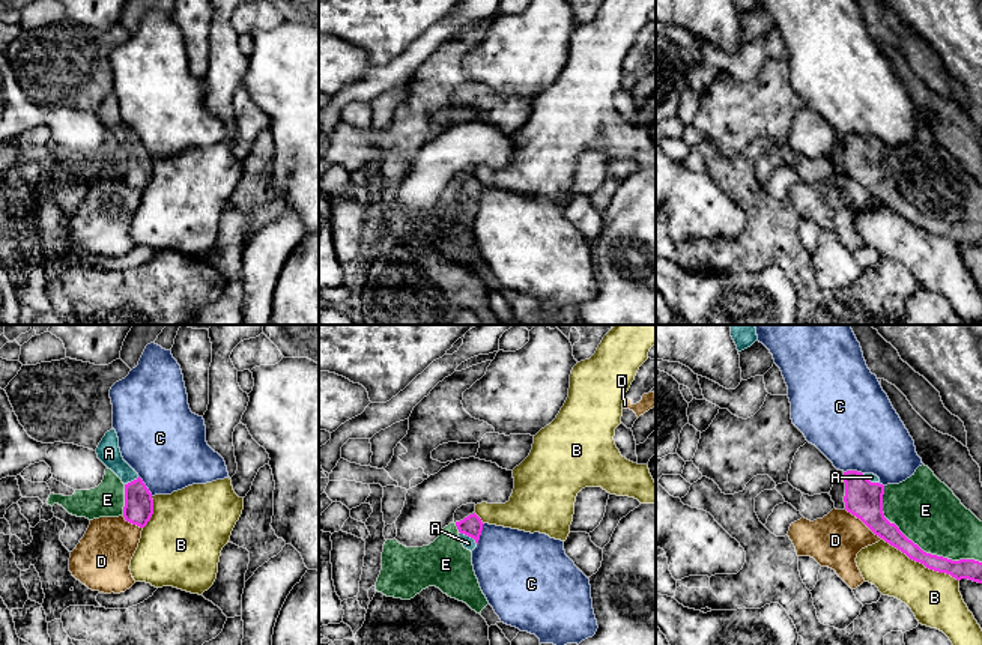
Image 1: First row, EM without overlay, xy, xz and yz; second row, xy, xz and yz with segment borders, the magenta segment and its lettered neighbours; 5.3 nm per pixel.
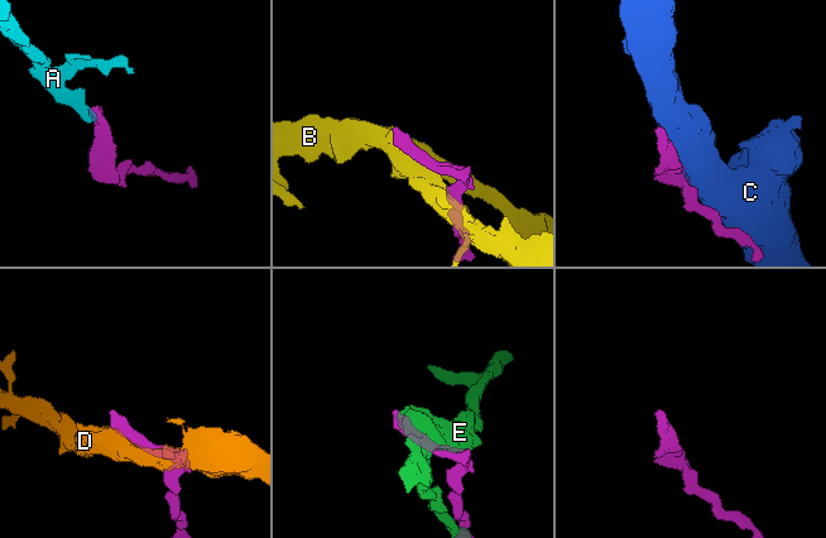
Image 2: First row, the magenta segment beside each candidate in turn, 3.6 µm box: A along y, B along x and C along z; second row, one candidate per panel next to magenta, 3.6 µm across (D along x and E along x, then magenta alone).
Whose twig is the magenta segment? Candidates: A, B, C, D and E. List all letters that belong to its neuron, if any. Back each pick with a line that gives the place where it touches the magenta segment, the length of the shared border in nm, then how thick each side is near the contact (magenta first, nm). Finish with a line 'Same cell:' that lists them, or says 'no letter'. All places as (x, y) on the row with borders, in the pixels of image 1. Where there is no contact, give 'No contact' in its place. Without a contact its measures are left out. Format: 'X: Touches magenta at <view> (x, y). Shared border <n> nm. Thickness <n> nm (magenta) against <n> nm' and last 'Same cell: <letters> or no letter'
A: Touches magenta at xz (468, 535). Shared border 120 nm. Thickness 110 nm (magenta) against 70 nm
Same cell: A

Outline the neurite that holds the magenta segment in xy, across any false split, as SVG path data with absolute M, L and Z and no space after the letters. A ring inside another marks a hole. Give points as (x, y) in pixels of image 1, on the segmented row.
M114 428L105 433L96 448L96 454L125 484L125 520L144 528L153 514L152 493L138 474L123 460Z

